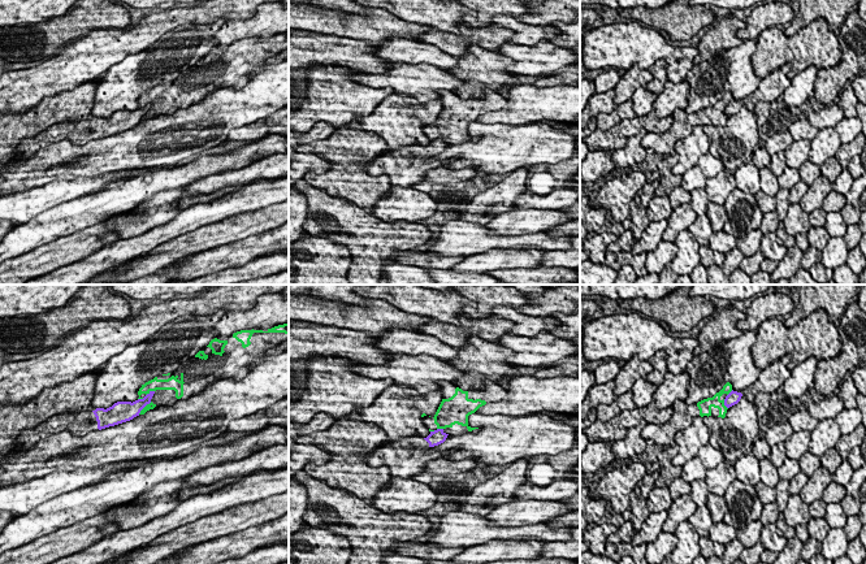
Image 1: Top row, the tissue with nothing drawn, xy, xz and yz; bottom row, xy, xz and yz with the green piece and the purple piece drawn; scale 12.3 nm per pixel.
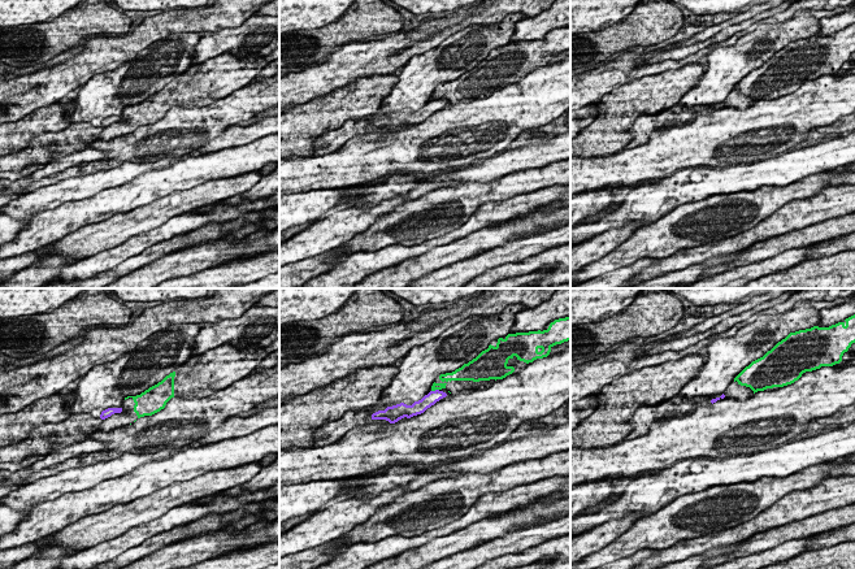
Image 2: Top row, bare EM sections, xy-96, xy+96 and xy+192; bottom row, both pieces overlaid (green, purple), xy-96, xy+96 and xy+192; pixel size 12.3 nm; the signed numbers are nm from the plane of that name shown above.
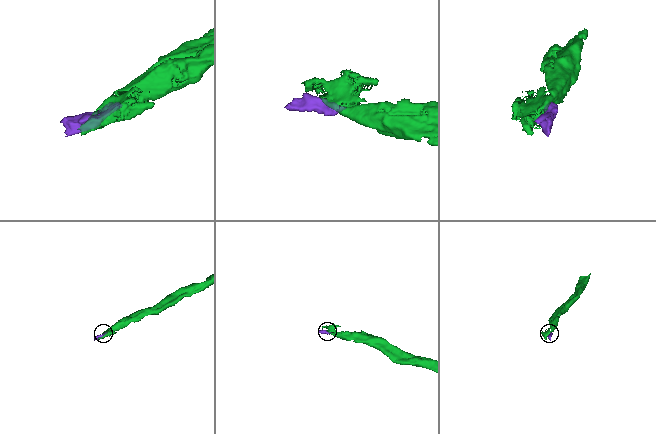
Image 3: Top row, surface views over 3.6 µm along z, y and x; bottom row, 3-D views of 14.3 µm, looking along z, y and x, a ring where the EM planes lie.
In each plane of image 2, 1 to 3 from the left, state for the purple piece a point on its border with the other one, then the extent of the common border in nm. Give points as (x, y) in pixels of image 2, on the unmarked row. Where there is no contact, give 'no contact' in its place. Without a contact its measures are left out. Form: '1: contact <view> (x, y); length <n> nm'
1: no contact
2: contact xy+96 (434, 99); length 100 nm
3: no contact

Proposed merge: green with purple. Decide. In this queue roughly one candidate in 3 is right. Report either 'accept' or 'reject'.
reject

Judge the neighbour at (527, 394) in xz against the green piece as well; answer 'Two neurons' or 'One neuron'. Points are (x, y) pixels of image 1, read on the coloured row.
Two neurons

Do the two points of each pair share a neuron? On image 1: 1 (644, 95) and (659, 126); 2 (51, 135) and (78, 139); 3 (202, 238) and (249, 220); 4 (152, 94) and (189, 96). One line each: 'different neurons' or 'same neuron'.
1: different neurons
2: same neuron
3: same neuron
4: same neuron

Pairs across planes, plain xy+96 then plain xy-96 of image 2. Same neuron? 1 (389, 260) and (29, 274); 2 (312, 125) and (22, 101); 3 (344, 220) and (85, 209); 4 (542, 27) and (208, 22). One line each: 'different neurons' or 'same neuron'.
1: different neurons
2: different neurons
3: same neuron
4: different neurons

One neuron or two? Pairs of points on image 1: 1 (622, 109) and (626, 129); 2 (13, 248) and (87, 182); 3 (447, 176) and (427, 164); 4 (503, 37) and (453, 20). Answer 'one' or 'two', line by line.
1: two
2: two
3: two
4: two

